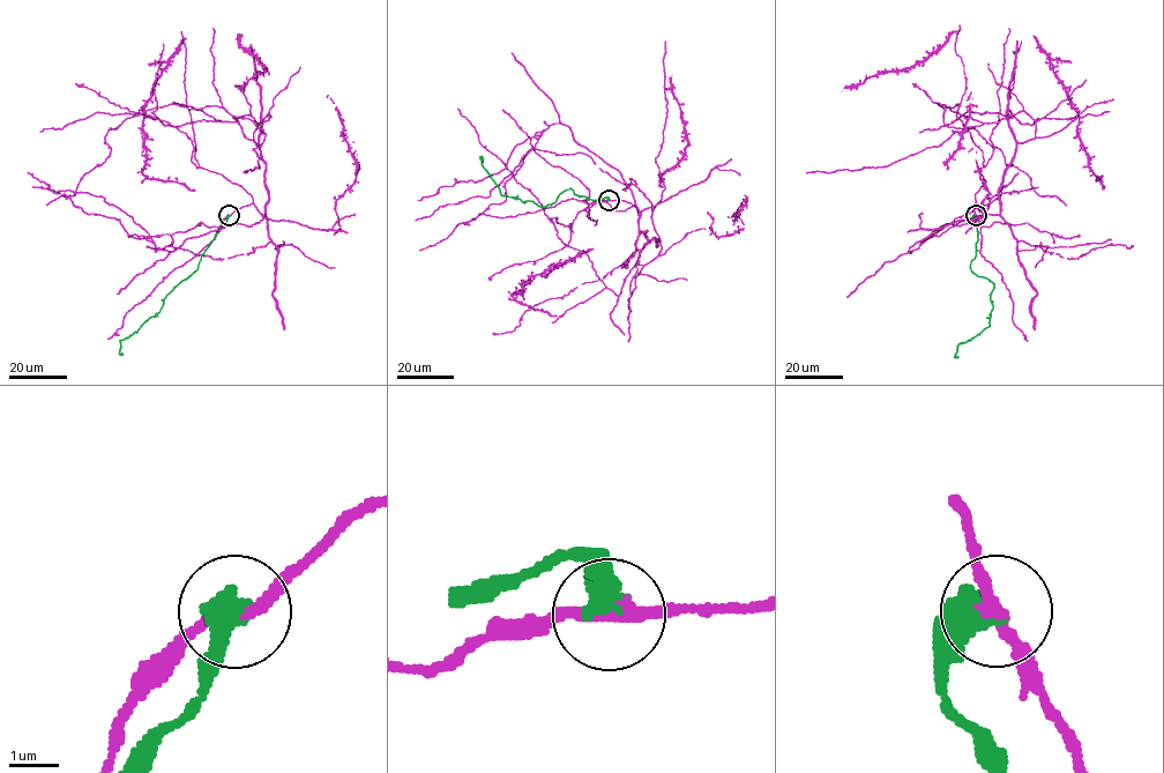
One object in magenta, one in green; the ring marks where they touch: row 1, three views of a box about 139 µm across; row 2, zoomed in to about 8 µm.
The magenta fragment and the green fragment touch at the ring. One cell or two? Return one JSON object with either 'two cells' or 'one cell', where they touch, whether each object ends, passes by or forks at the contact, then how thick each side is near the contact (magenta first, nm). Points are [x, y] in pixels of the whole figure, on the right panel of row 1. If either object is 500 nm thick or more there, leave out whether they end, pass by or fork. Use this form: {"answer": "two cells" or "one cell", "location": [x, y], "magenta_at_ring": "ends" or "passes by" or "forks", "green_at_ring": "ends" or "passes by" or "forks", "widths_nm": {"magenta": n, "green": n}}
{"answer": "two cells", "location": [976, 215], "widths_nm": {"magenta": 240, "green": 550}}

